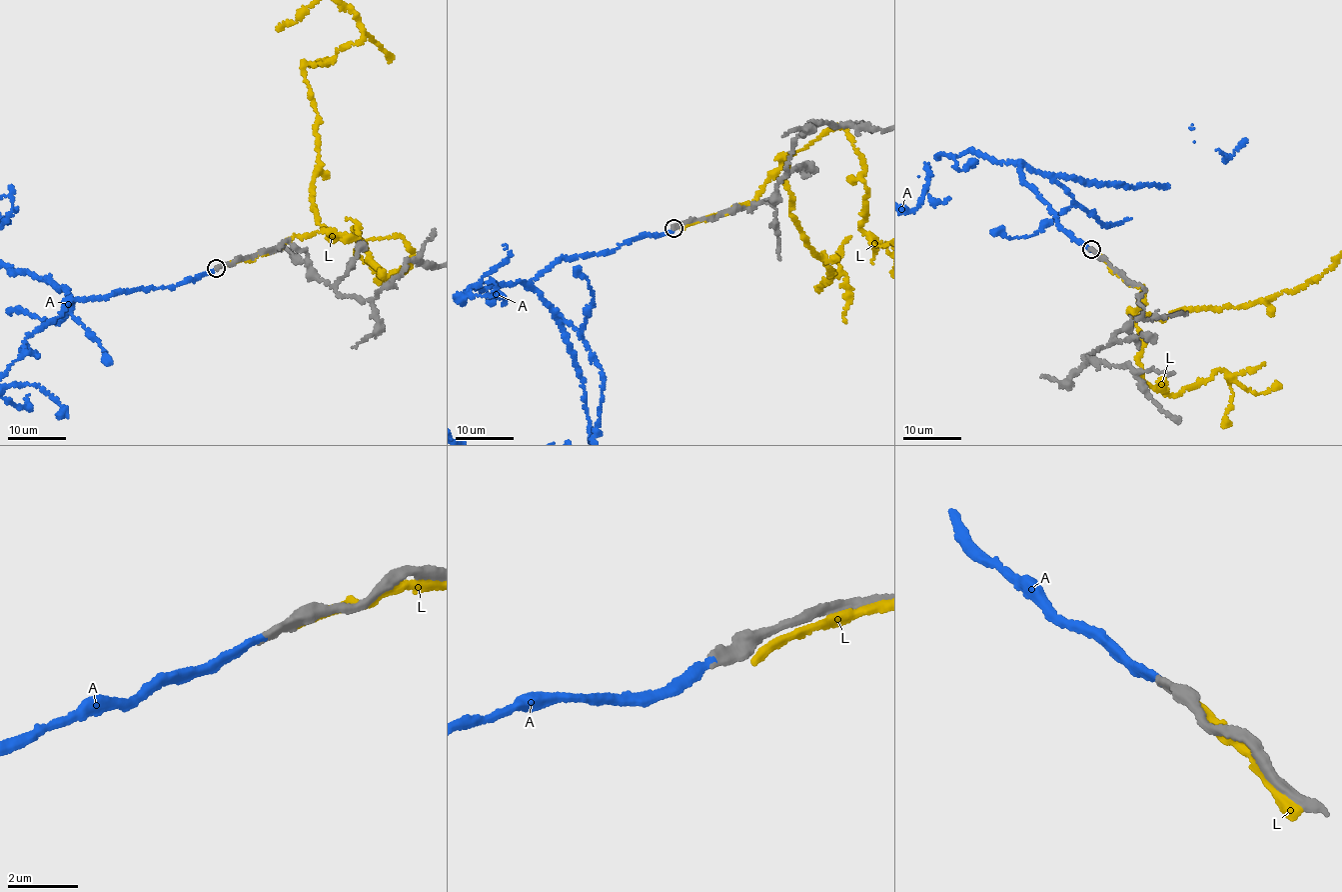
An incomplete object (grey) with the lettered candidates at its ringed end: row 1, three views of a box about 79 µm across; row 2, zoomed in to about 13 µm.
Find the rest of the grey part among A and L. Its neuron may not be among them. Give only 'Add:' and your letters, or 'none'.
Add: A

